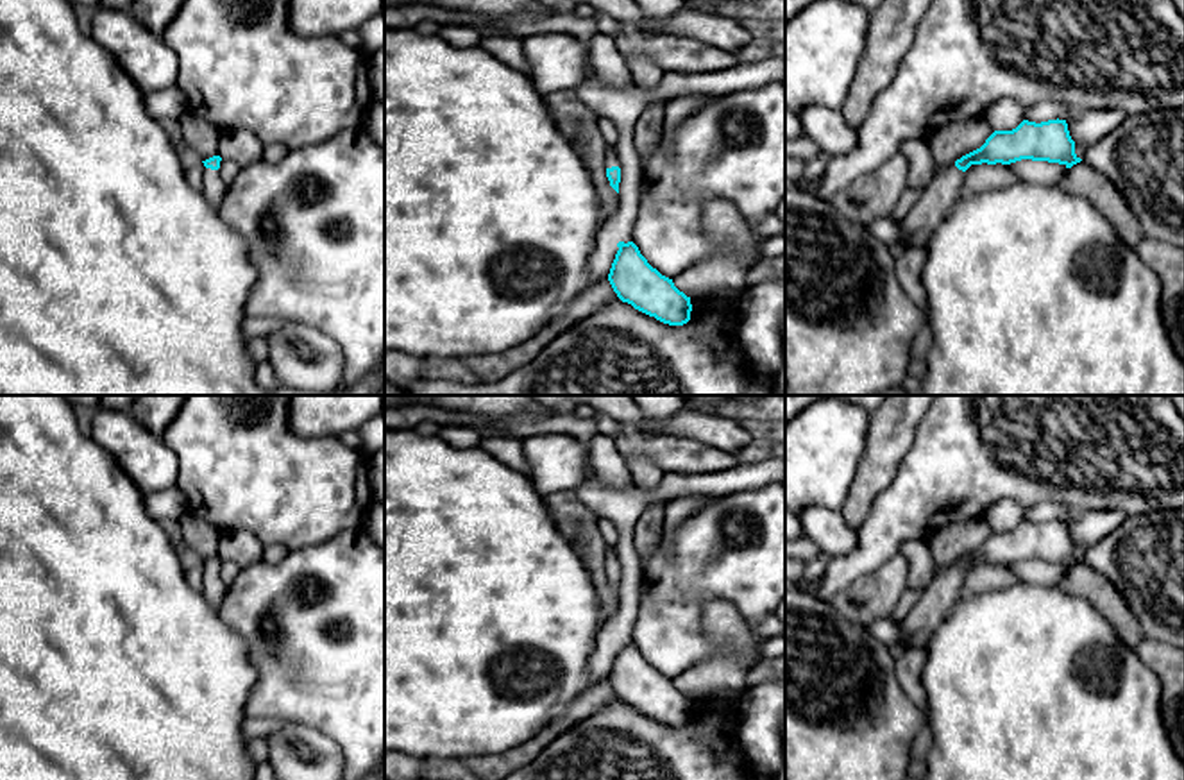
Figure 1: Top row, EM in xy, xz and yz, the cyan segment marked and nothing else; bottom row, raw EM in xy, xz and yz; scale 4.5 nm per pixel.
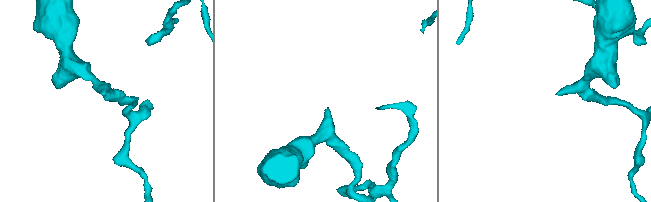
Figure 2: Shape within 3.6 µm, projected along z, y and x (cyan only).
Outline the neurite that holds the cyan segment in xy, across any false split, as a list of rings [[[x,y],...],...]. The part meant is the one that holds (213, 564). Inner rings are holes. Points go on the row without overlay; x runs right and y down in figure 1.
[[[213,556],[206,562],[202,562],[206,571],[204,571],[200,592],[213,610],[218,610],[218,606],[220,606],[224,596],[225,596],[225,585],[220,578],[220,571],[218,571],[220,562],[222,562],[220,556]]]

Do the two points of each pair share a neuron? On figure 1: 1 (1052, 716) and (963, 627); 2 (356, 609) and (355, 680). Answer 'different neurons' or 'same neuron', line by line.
1: same neuron
2: same neuron

